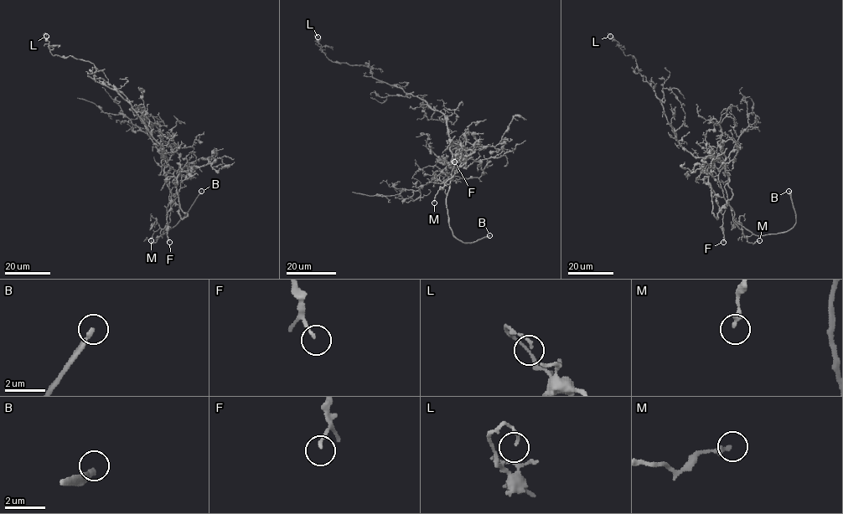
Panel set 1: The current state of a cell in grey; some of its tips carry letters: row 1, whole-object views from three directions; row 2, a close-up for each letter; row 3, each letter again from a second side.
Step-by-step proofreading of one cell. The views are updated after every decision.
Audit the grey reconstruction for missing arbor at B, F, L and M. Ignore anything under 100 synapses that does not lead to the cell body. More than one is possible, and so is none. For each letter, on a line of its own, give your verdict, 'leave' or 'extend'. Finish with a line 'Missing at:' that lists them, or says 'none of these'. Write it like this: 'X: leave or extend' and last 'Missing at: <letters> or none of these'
B: extend
F: leave
L: leave
M: leave
Missing at: B

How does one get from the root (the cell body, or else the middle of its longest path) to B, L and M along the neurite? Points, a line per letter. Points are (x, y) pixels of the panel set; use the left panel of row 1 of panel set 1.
B: (162, 151), (169, 170), (166, 178), (169, 193), (167, 223), (162, 235), (184, 216), (201, 191)
L: (162, 151), (132, 106), (115, 90), (95, 81), (92, 64), (70, 55), (53, 55), (43, 34), (46, 36)
M: (162, 151), (169, 167), (166, 177), (173, 204), (170, 222), (161, 230), (157, 241), (152, 244), (151, 240)

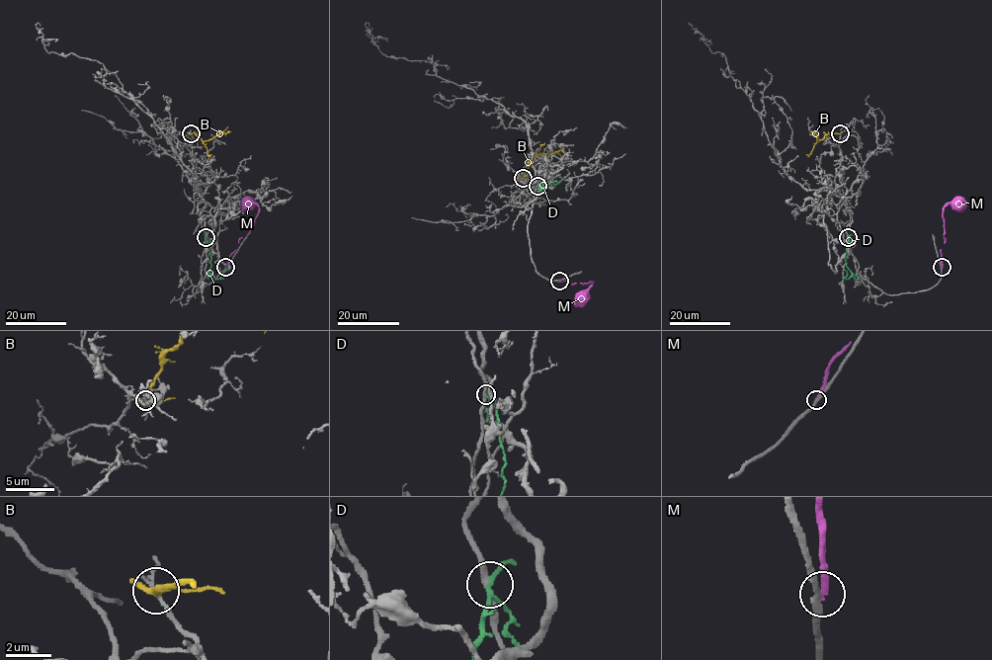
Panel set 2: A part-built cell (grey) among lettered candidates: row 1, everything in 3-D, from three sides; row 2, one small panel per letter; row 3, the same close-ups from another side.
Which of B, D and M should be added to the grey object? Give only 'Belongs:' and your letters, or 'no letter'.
Belongs: no letter

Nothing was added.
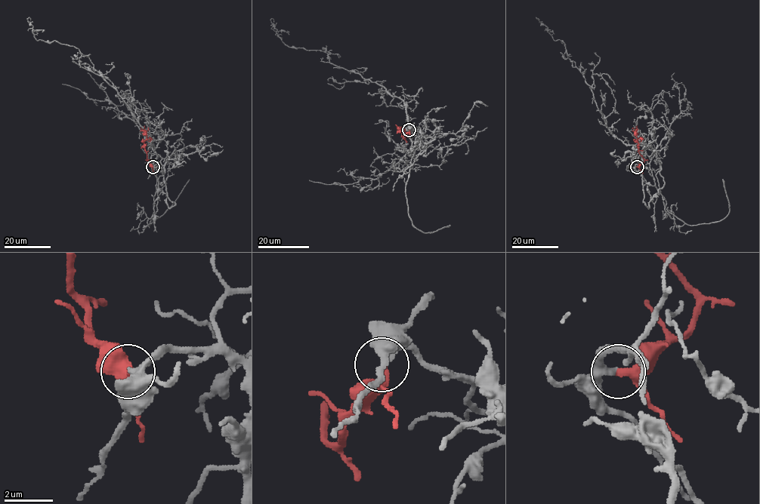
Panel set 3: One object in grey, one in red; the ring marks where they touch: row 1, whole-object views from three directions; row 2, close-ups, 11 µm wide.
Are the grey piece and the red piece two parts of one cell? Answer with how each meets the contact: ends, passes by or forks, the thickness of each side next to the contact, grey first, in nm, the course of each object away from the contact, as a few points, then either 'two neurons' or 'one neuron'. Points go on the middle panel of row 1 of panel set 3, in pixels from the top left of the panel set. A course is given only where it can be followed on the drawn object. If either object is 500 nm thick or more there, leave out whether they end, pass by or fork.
grey passes by | red passes by | 180/280 nm | grey via (409, 130), (428, 142), (411, 147), (402, 99), (337, 66), (326, 50), (286, 46), (273, 21) | red via (409, 130), (403, 139), (400, 131), (402, 129), (396, 124) | one neuron

